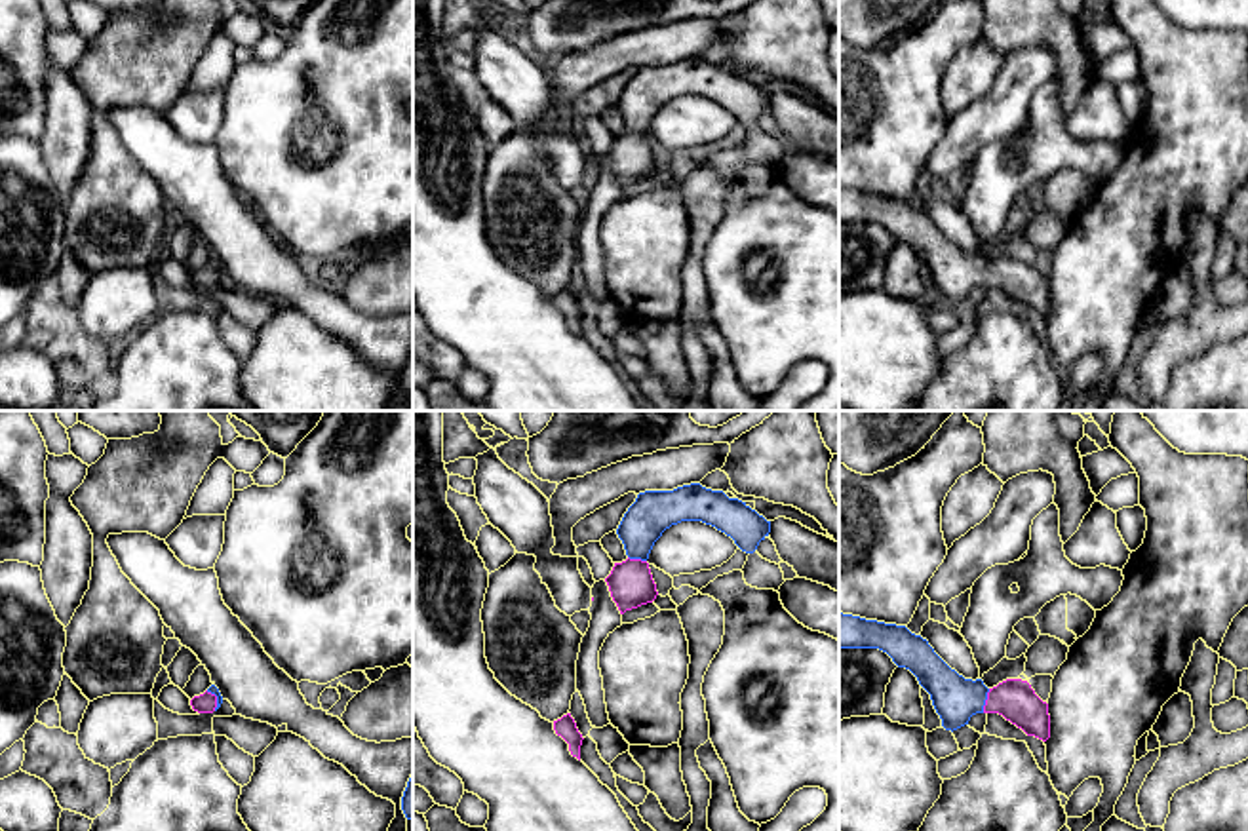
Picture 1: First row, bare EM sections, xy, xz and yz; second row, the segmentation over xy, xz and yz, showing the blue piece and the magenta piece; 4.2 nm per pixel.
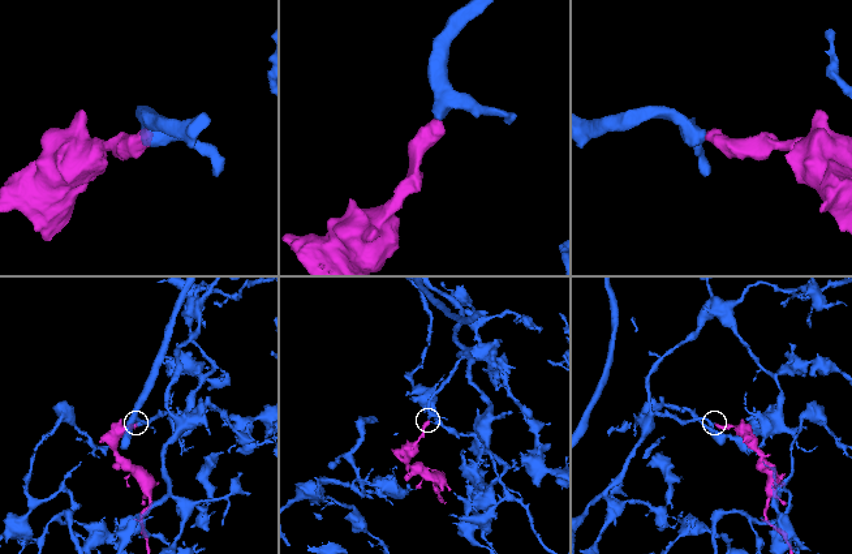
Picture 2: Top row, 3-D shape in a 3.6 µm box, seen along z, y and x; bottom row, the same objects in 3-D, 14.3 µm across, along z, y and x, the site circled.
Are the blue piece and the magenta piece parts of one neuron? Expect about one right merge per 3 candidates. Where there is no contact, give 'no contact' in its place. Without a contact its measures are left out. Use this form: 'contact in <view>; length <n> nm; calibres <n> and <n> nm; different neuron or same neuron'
contact in yz; length 110 nm; calibres 190 and 170 nm; same neuron

